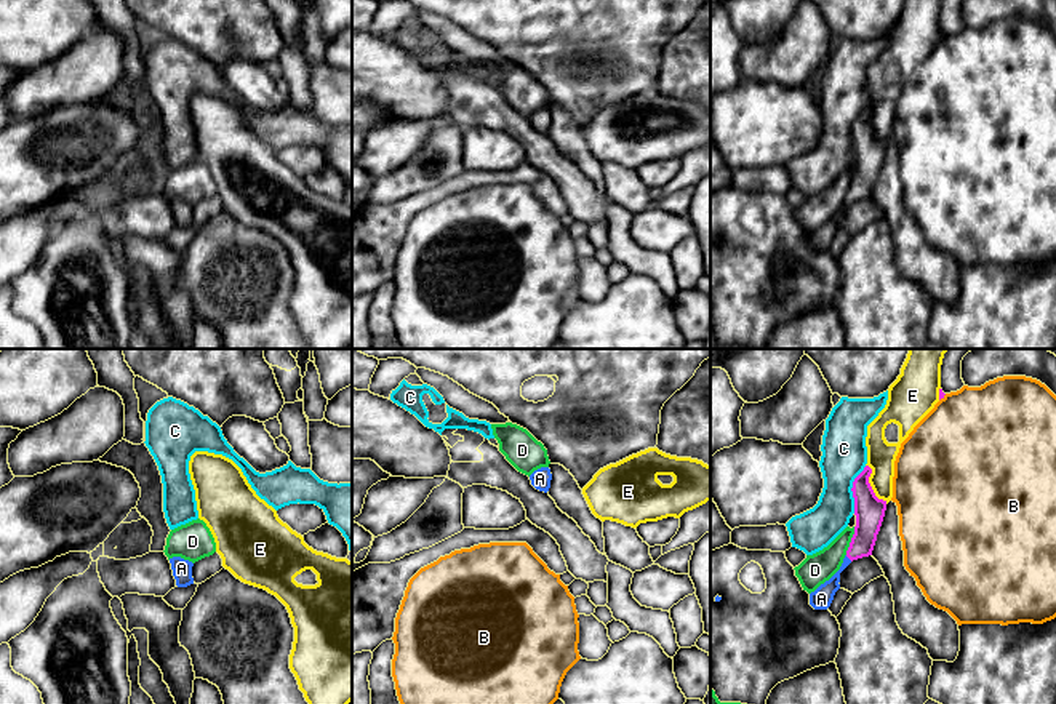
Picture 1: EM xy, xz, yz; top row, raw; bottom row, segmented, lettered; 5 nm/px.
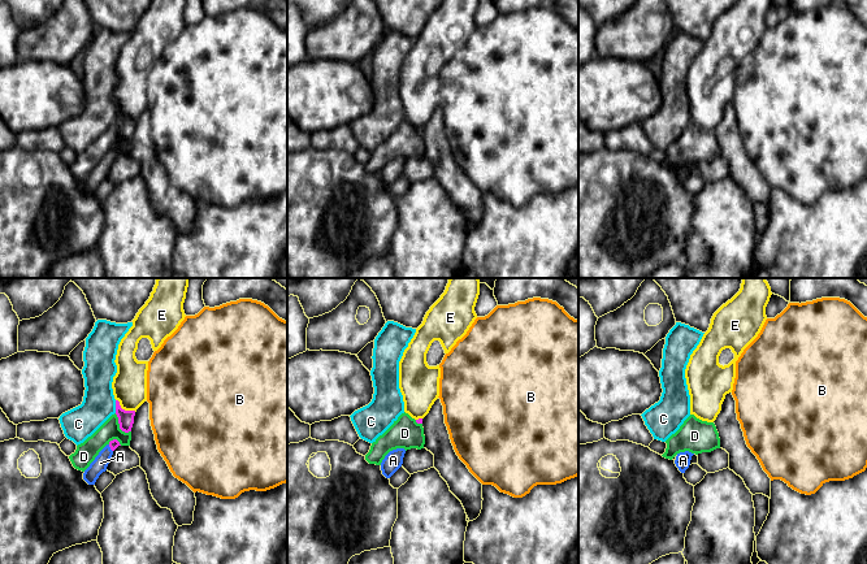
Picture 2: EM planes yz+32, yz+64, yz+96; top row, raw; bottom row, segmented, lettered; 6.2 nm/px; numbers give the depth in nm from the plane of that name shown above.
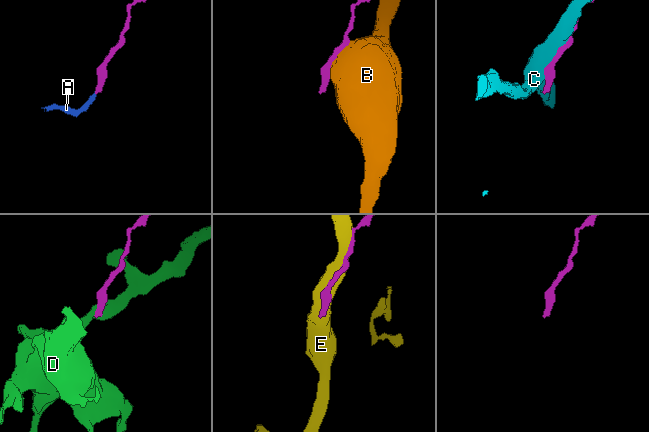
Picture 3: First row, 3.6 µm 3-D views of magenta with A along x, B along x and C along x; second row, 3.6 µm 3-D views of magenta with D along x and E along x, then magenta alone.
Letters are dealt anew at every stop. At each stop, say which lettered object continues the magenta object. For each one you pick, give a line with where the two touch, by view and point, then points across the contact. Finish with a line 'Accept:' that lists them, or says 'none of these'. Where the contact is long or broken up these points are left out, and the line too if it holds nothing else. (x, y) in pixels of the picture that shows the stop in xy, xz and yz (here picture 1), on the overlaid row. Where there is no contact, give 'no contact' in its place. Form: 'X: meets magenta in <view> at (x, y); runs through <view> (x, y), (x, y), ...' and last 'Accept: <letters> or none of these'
A: meets magenta in yz at (848, 557); runs through yz (869, 512), (864, 540), (848, 557), (821, 599)
Accept: A

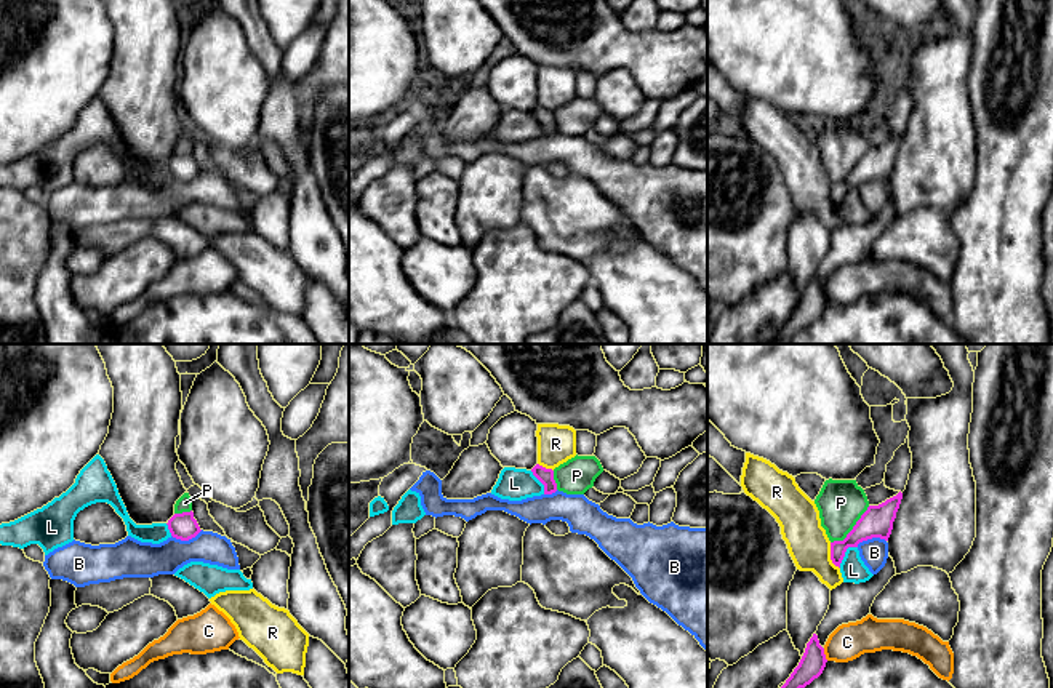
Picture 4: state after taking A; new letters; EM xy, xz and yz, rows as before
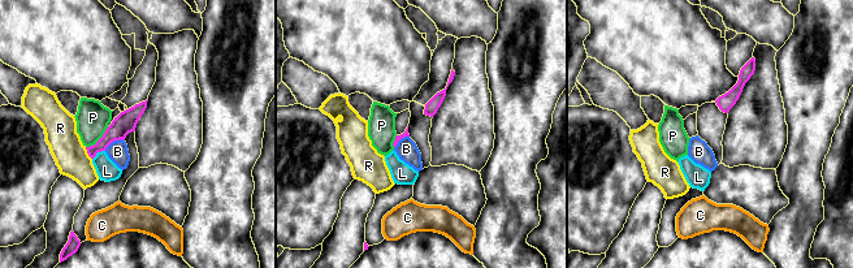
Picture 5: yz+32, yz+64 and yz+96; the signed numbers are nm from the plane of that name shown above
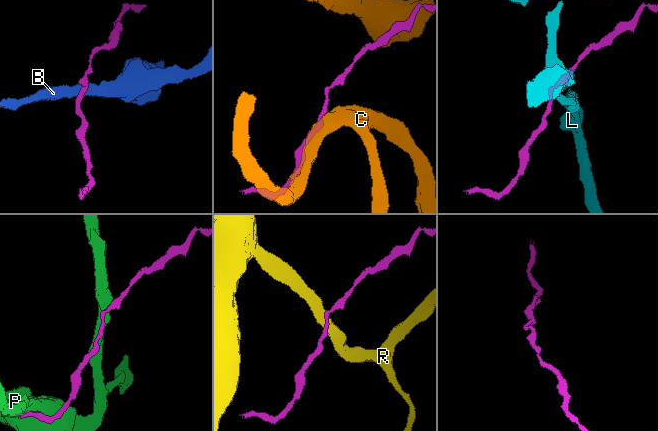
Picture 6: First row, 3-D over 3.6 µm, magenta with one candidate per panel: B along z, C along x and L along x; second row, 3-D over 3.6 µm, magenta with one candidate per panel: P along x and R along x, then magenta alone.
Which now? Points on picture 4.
Accept: none of these

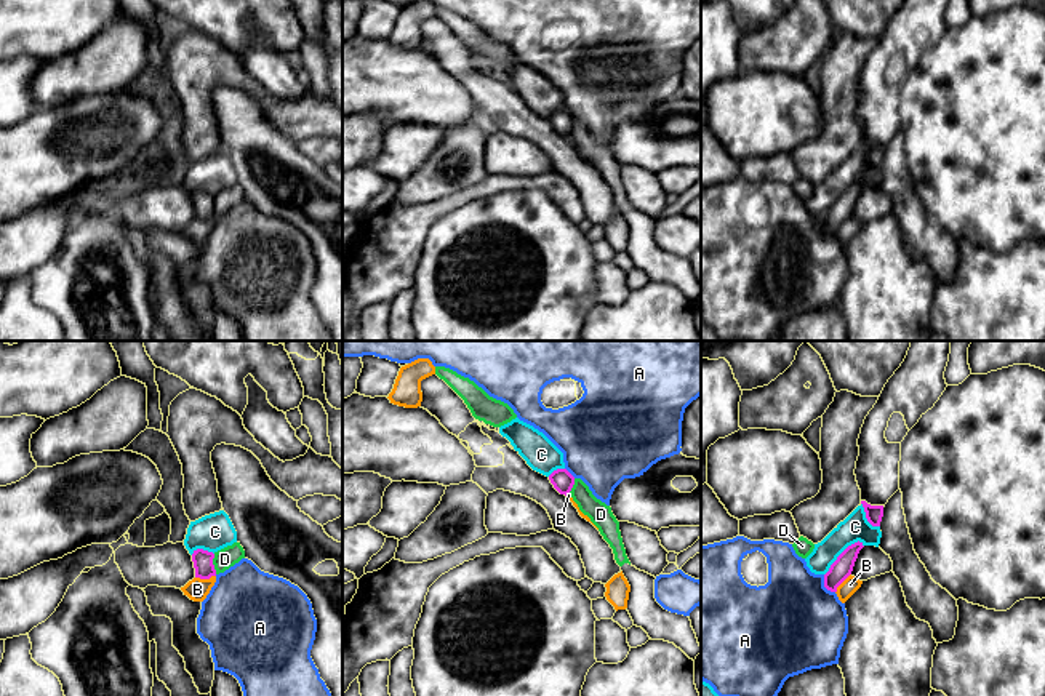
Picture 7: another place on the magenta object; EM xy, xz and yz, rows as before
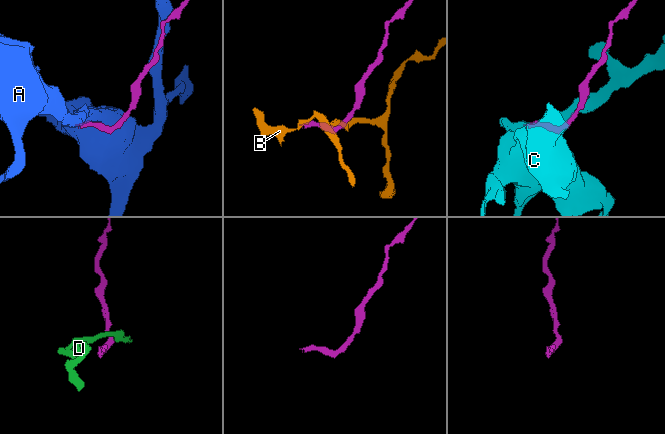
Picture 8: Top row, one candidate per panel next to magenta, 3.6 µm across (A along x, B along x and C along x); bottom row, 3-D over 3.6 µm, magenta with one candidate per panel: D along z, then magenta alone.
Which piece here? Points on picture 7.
Accept: none of these

